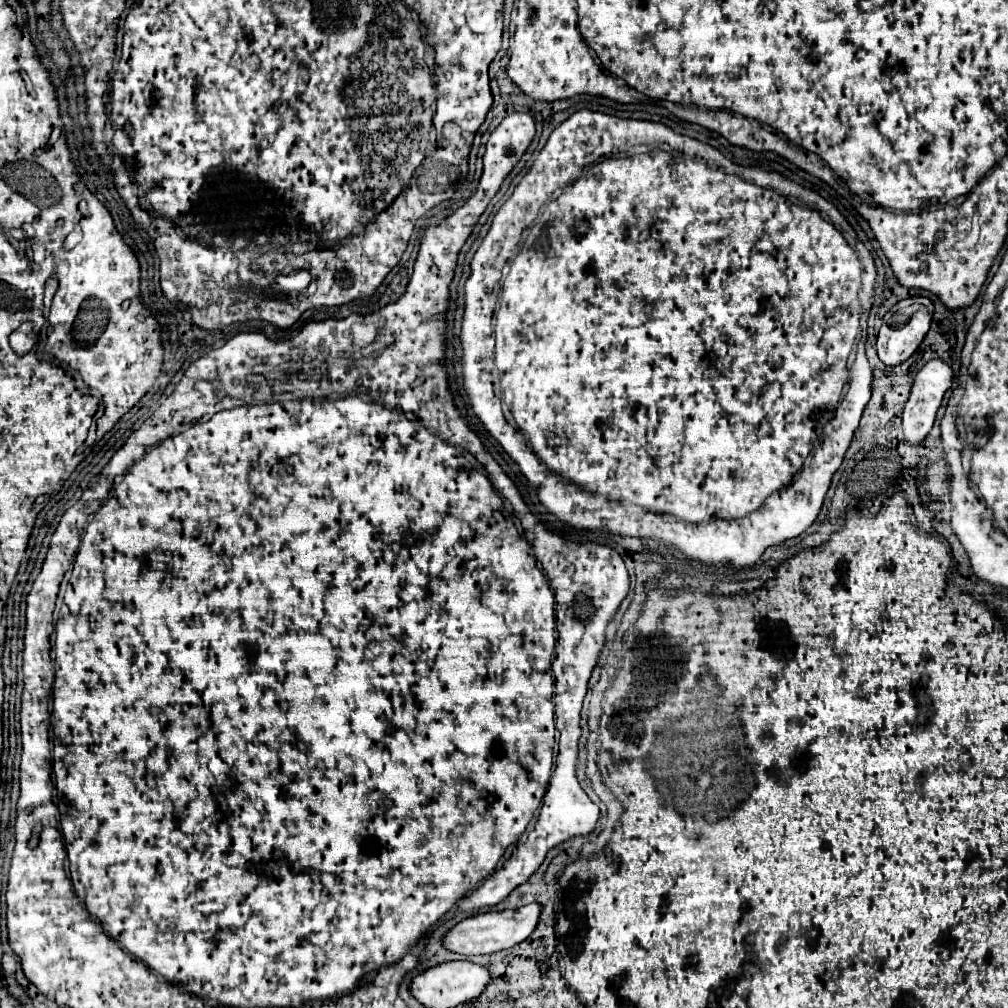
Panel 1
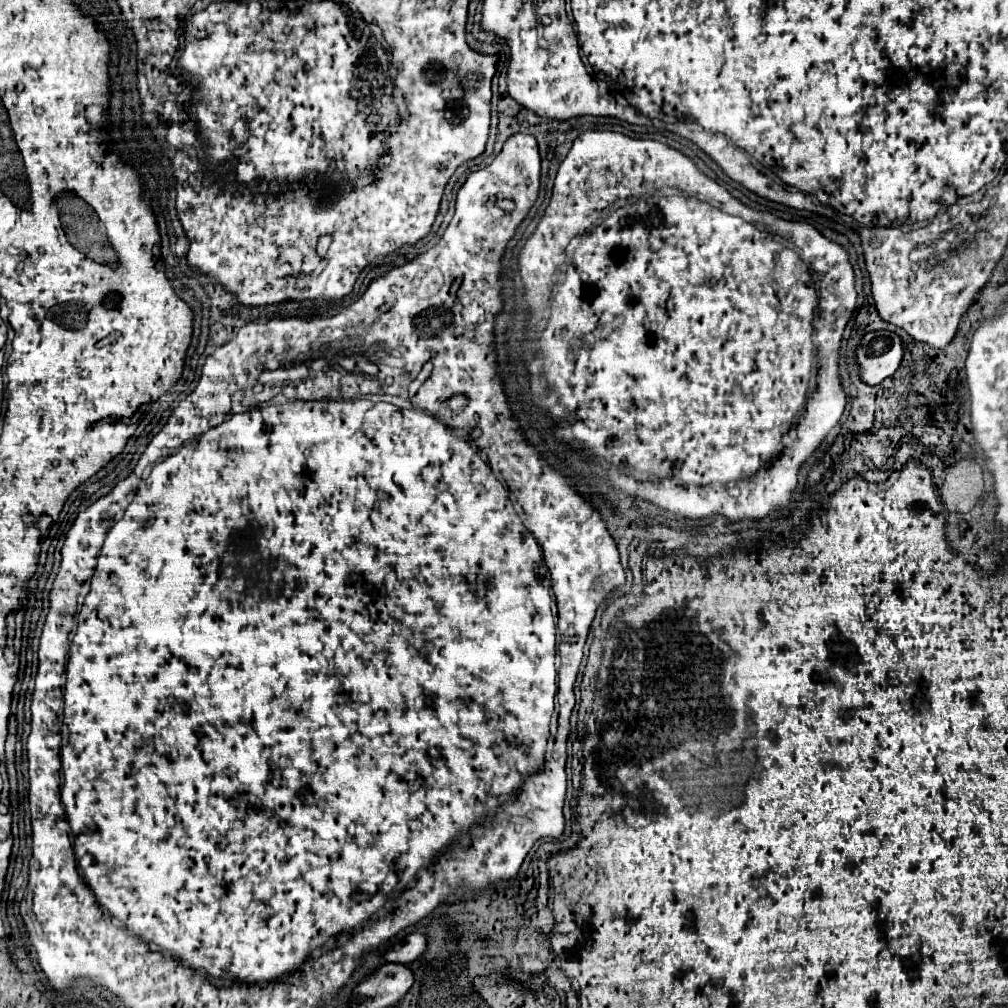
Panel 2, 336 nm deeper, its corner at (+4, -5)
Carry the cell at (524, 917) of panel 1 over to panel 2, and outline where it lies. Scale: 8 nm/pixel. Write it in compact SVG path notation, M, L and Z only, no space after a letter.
M411 933L407 935L403 941L397 941L385 955L383 959L389 963L401 963L401 965L409 965L411 961L415 961L427 947L427 941L421 937L421 933Z

